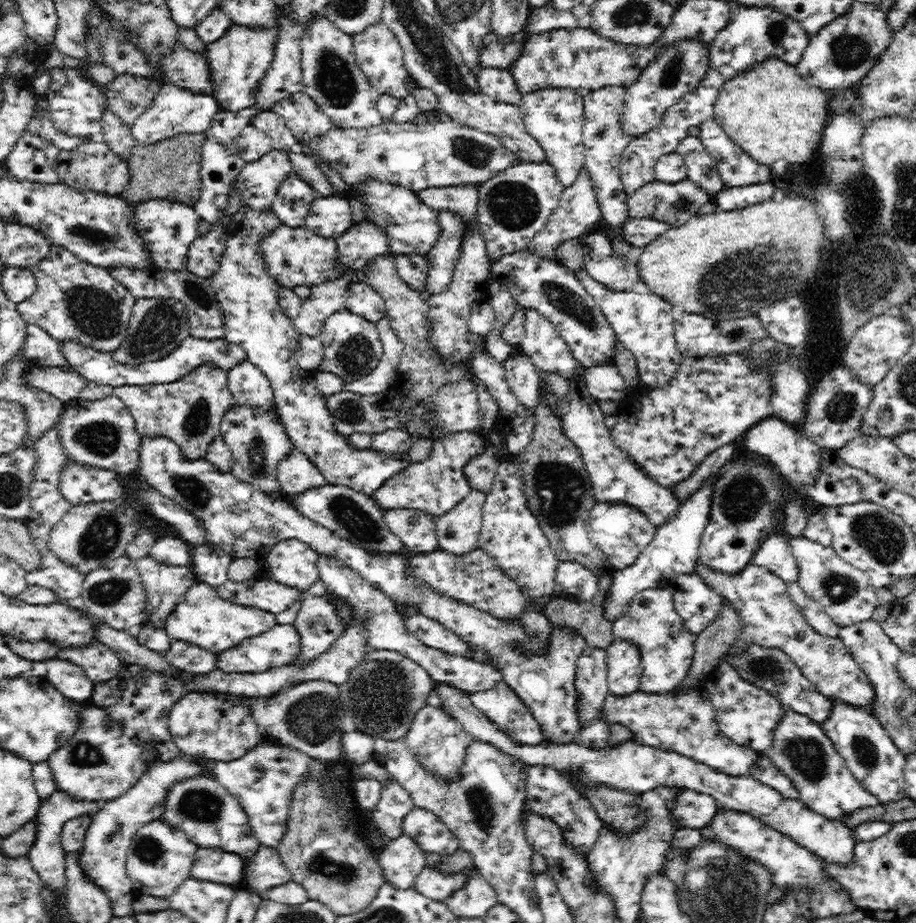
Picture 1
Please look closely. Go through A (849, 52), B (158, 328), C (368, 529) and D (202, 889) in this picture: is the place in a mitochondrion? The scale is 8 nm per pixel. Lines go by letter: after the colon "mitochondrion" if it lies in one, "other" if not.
A: mitochondrion
B: mitochondrion
C: mitochondrion
D: other

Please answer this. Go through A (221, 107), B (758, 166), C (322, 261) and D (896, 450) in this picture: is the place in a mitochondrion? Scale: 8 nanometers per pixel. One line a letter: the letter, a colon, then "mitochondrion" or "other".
A: other
B: other
C: mitochondrion
D: other

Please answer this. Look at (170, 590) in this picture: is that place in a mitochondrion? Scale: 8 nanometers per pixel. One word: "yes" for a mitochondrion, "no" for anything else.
no

